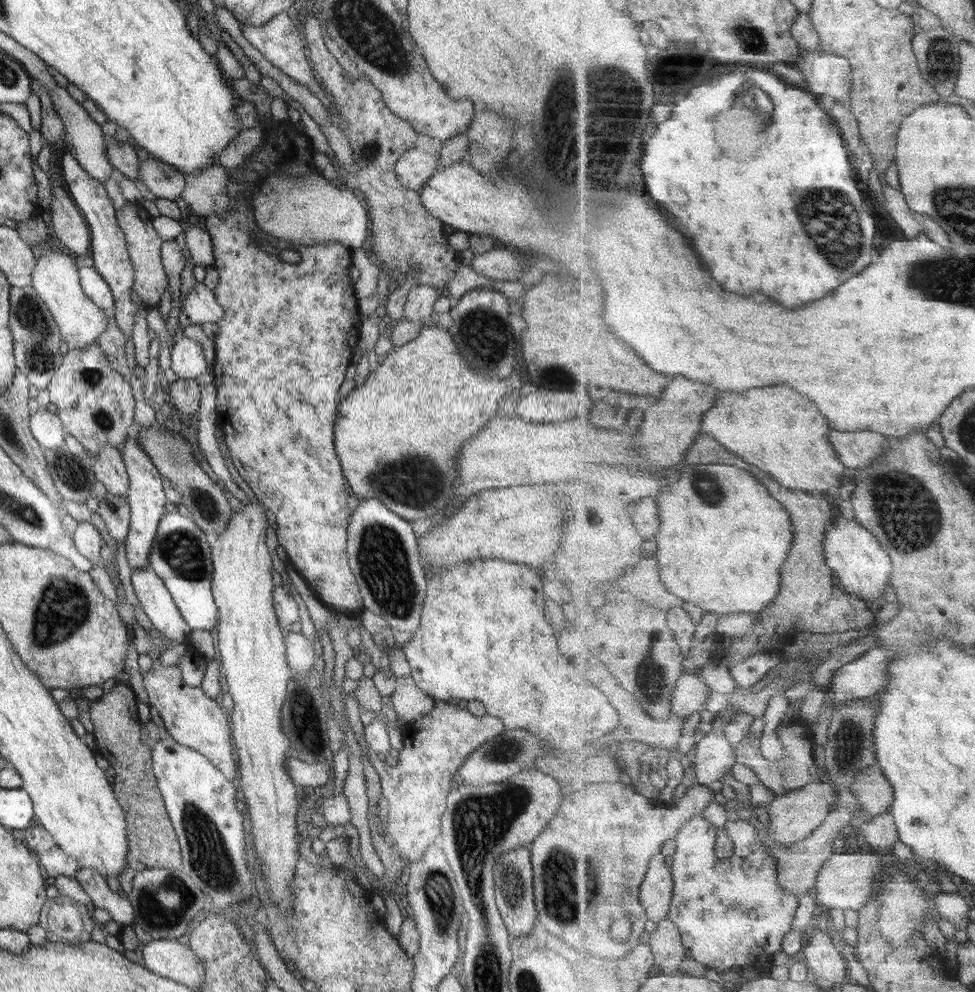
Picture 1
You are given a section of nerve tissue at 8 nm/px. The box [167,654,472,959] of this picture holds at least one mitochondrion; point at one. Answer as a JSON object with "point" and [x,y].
{"point":[211,861]}

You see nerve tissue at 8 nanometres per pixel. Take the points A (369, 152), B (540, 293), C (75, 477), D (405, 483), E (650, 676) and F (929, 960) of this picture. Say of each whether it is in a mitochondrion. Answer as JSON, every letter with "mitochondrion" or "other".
{"A":"mitochondrion","B":"other","C":"mitochondrion","D":"mitochondrion","E":"mitochondrion","F":"other"}

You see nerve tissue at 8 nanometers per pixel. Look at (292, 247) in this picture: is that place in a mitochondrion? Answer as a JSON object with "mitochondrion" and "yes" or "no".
{"mitochondrion":"no"}

